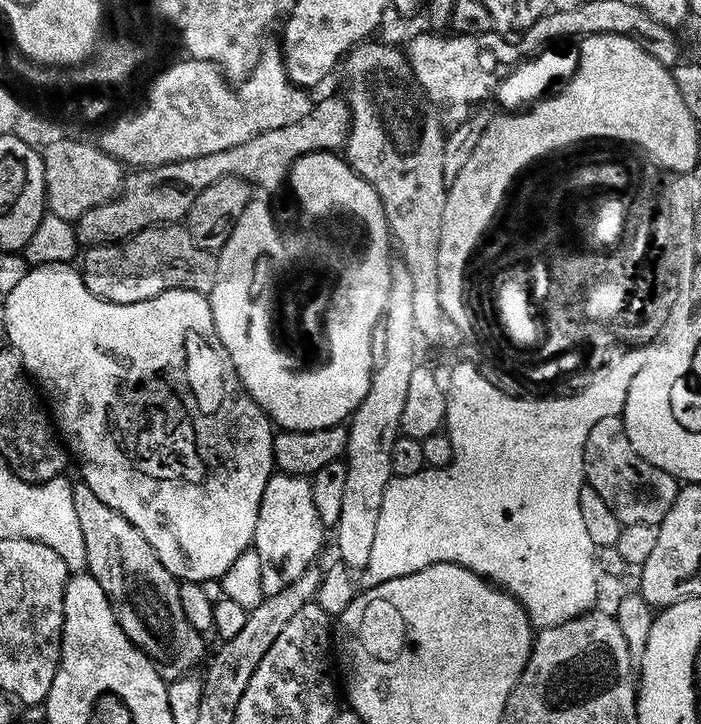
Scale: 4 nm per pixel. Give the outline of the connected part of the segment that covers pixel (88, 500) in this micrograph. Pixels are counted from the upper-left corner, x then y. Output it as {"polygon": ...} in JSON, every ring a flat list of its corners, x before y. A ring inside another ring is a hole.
{"polygon":[[77,483,75,489,74,506,78,506,78,522,82,522,82,534,86,537,88,572,106,590,106,598,110,598,122,630,152,659,165,681,187,677,193,671,191,668,205,663,205,637,190,626,182,611,176,577,162,566,158,554,154,554,154,546,142,538,126,517,110,510,87,484]]}

